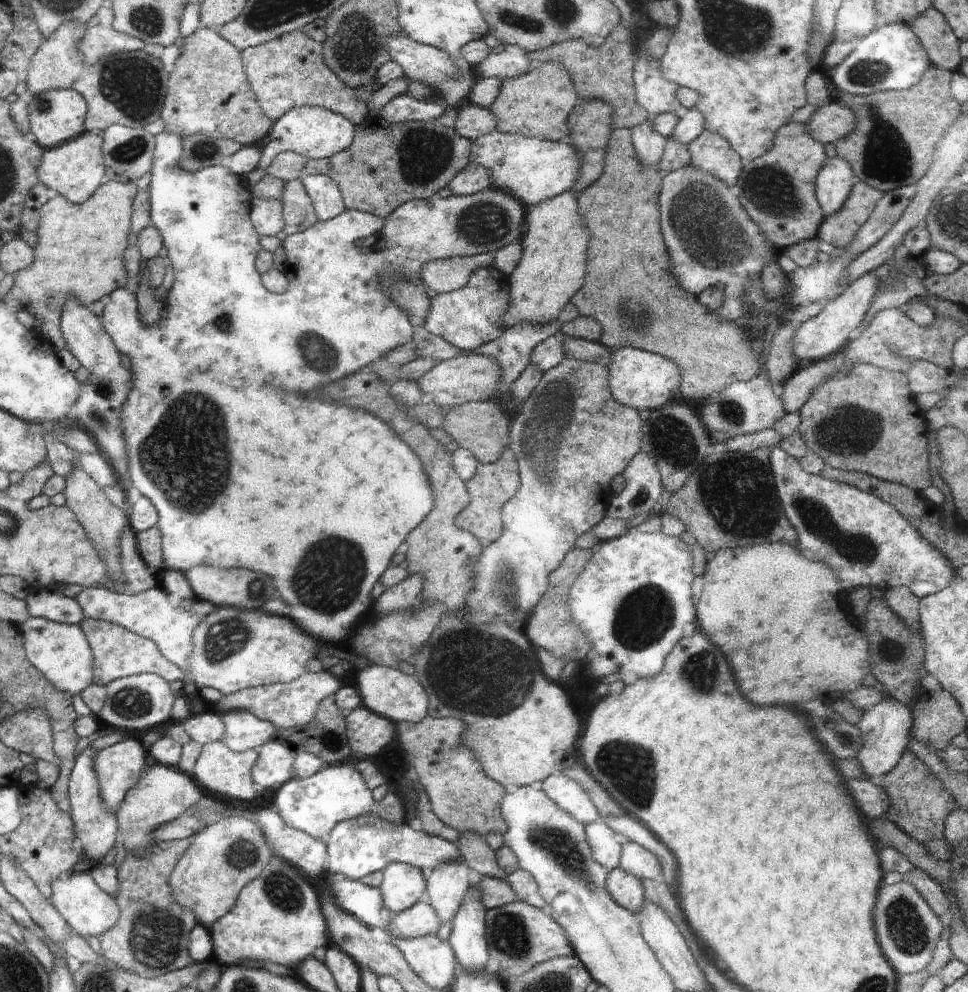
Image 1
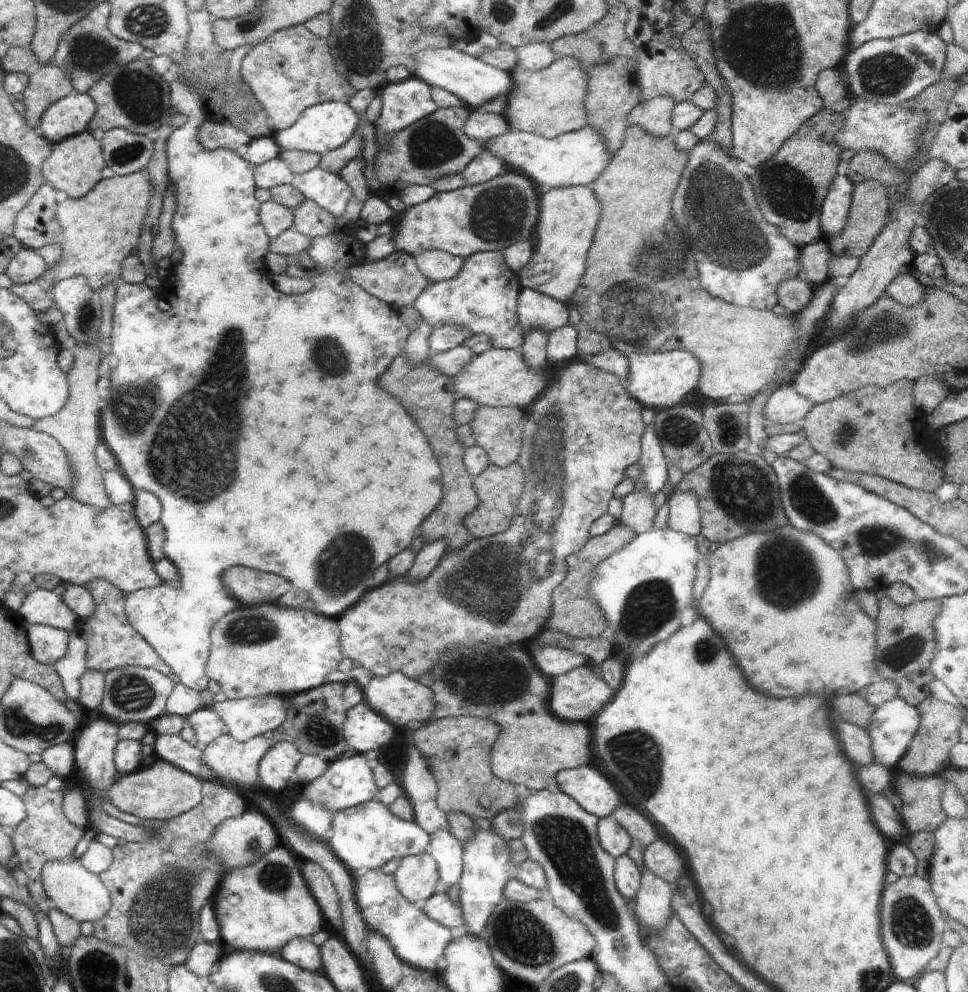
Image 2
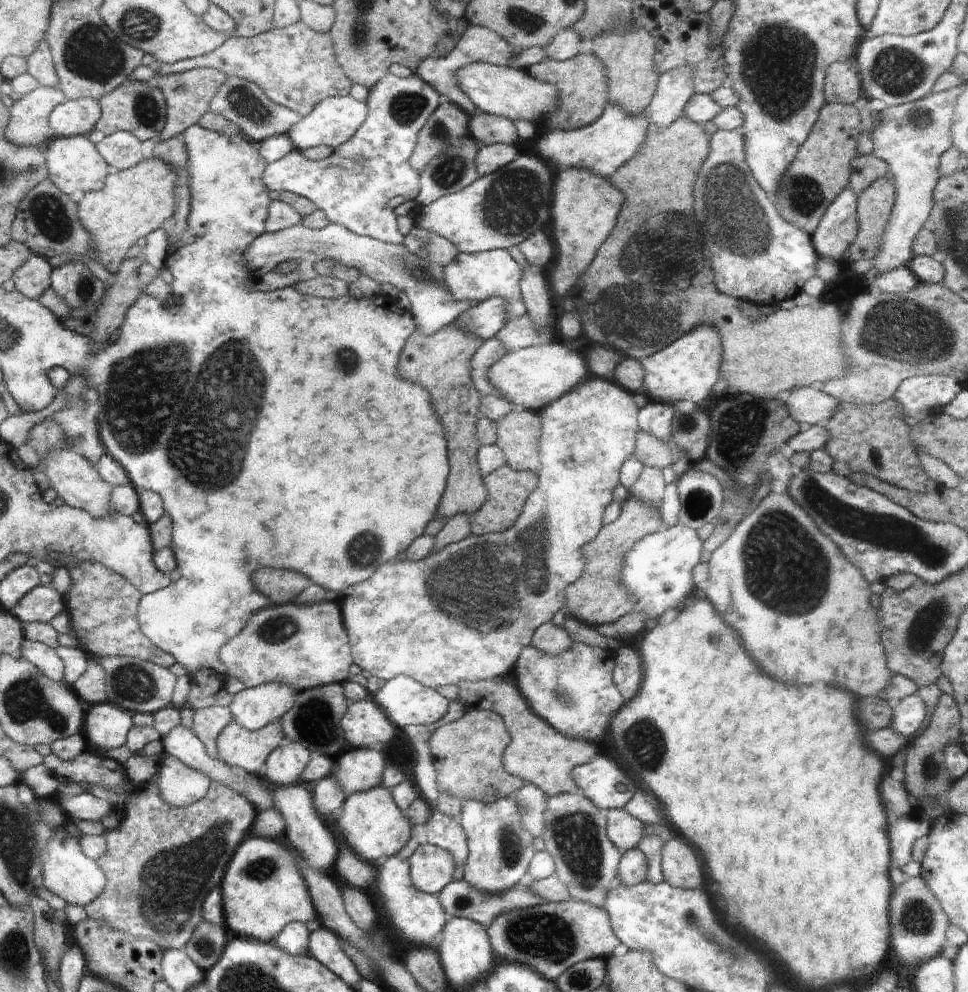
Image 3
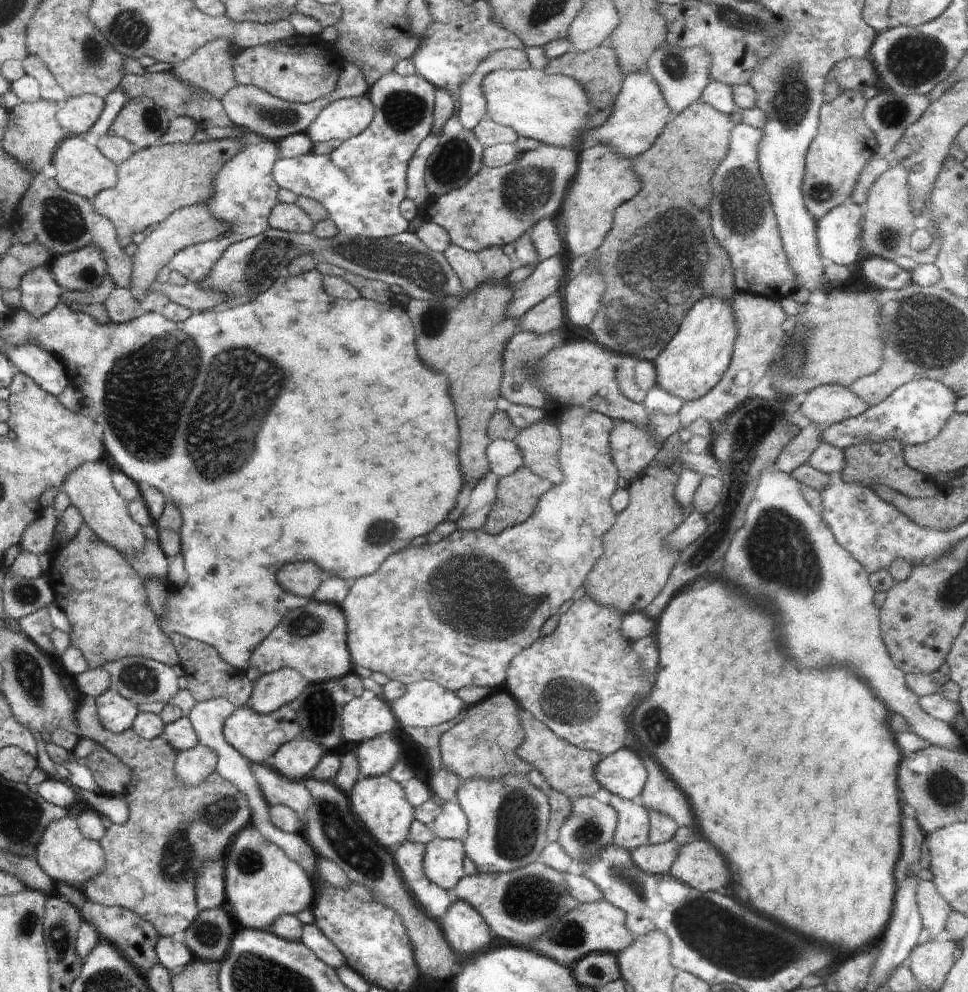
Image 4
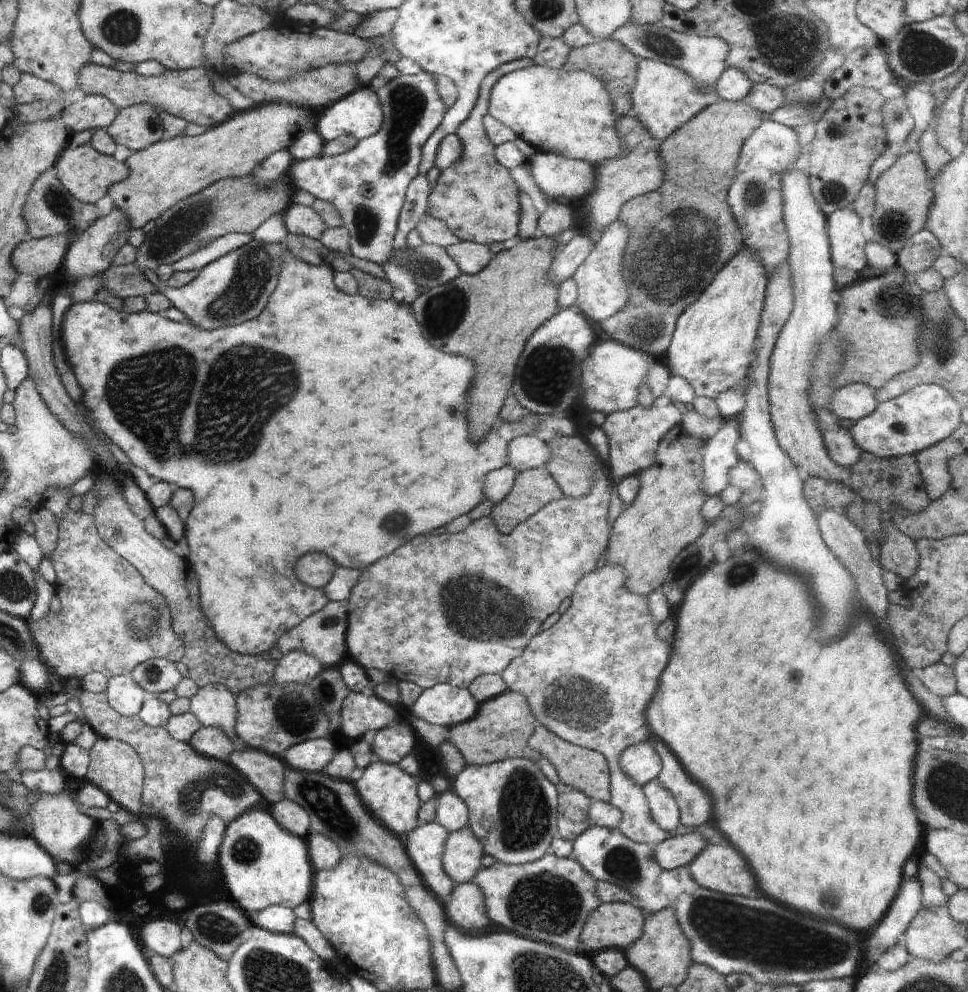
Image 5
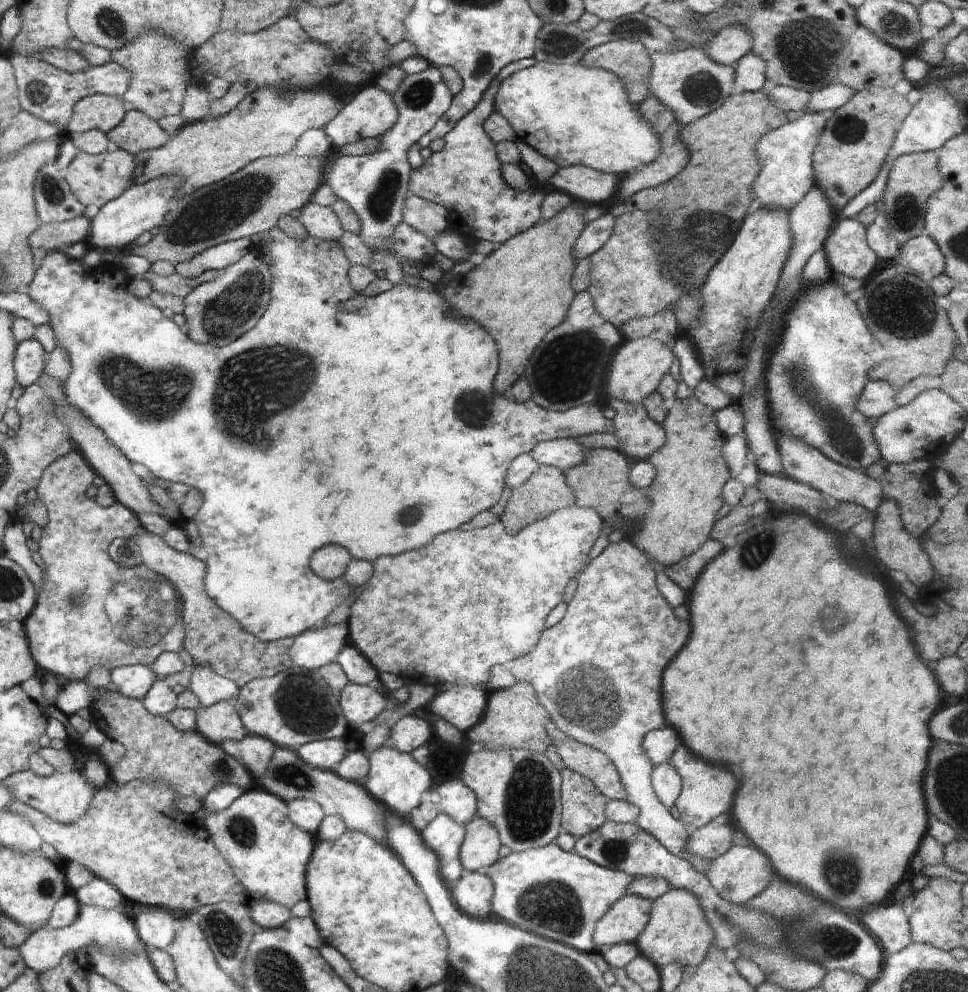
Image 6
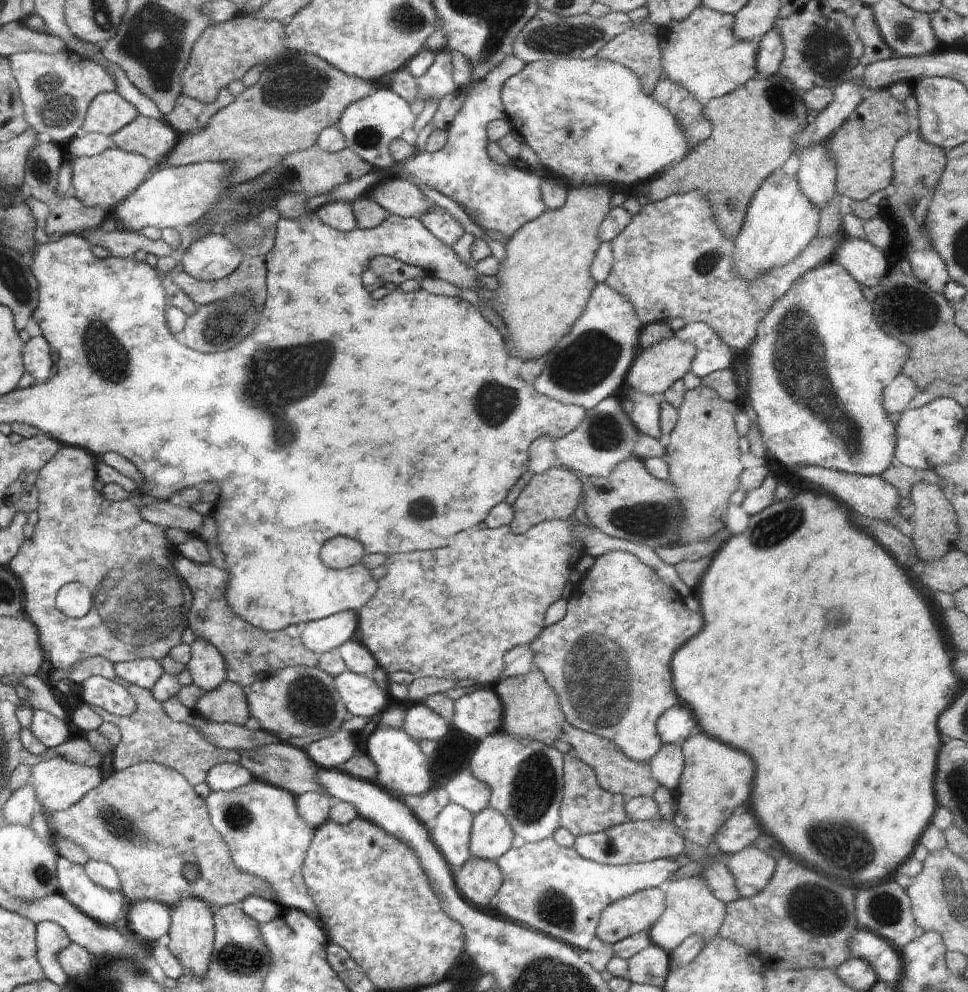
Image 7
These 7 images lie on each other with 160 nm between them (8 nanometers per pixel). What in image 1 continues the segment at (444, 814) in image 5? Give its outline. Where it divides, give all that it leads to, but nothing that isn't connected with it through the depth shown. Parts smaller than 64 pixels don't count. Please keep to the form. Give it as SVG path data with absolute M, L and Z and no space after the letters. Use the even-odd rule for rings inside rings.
M454 859L437 864L426 879L426 900L436 909L443 924L454 918L466 891L469 866L464 859Z

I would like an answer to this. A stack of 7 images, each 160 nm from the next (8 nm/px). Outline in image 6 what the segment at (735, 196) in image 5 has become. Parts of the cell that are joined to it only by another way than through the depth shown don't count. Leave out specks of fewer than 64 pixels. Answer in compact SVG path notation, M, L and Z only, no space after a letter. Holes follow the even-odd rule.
M808 112L794 122L787 121L758 140L756 154L760 158L760 172L752 186L754 209L786 210L786 214L789 214L814 186L812 154L818 147L818 138L824 132L824 124L828 122L826 118L830 114L831 112Z

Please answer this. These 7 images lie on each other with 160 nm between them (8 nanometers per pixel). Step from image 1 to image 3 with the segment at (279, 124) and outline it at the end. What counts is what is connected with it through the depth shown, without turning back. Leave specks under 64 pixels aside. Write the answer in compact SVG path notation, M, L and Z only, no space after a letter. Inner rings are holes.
M352 94L345 97L328 97L321 100L309 115L296 123L288 132L288 136L298 151L319 146L329 146L338 151L337 146L346 142L366 120L367 112L368 105L364 101L356 100Z

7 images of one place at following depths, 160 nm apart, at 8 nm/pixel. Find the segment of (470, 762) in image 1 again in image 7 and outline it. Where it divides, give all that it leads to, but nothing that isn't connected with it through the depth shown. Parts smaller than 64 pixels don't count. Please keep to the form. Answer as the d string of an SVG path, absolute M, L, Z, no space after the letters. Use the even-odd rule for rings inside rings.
M533 669L524 676L500 680L495 692L498 692L497 696L503 706L500 729L503 733L530 738L546 746L552 746L554 742L565 739L562 728L562 722L565 722L564 714L558 706L556 692L552 690L552 686L548 686L540 670Z

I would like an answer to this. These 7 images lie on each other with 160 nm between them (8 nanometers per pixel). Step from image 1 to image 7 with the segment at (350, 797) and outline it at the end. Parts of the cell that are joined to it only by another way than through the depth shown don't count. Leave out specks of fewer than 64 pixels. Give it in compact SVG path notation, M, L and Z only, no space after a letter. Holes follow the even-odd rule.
M419 702L407 710L402 728L414 742L436 742L450 730L450 723Z

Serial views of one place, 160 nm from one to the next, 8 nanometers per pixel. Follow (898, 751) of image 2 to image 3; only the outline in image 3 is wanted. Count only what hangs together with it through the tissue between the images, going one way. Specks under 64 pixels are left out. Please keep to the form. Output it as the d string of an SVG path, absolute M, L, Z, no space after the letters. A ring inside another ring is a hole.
M917 694L905 696L897 702L893 702L892 710L893 723L890 728L908 738L913 737L922 721L926 720L926 716L928 716L928 708Z

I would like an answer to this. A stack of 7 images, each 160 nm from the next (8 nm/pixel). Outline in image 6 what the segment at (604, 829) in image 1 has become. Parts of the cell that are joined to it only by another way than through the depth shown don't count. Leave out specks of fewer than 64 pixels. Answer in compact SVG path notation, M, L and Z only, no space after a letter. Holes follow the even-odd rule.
M628 538L608 544L602 554L596 556L578 576L578 590L570 600L562 622L545 629L532 652L516 658L510 664L509 671L516 682L528 682L532 686L538 702L560 732L604 752L612 760L620 782L626 788L626 802L638 808L634 826L648 832L673 856L688 860L703 874L710 861L686 854L689 835L681 822L673 818L671 811L666 810L666 806L656 798L651 782L652 760L642 748L642 738L648 732L667 725L663 711L662 672L690 636L690 624L686 620L678 620L674 610L660 596L656 576L660 577L658 562L648 558L648 554L644 554Z

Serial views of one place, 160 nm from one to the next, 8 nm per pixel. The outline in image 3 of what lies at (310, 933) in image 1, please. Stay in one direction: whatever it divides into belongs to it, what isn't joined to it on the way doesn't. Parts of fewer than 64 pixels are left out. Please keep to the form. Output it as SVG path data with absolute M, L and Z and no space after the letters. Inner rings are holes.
M246 838L233 854L221 880L225 926L234 936L272 941L288 924L317 919L304 877L296 870L292 855L266 838Z

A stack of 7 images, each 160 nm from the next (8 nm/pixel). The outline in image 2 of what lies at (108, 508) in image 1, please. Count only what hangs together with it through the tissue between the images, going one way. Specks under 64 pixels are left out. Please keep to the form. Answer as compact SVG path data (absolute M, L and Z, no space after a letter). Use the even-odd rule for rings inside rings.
M77 343L70 349L73 356L72 368L66 373L69 394L64 406L56 414L38 419L30 429L52 435L63 446L69 458L69 465L75 474L75 486L68 497L78 502L92 505L96 510L104 510L111 504L110 495L106 491L104 474L98 466L95 450L100 444L100 420L102 412L98 409L96 386L99 380L98 365L103 354L94 345Z

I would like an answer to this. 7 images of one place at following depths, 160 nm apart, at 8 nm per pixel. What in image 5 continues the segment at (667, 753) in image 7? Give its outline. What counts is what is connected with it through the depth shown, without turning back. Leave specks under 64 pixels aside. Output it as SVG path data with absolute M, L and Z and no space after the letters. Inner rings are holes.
M658 778L649 780L643 786L643 791L656 824L672 834L680 825L679 806L674 795L659 783Z

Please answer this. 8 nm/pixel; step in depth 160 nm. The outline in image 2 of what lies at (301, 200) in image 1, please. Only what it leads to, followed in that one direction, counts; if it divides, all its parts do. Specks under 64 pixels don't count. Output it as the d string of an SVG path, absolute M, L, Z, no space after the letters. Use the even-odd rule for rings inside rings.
M305 198L292 212L292 228L304 236L326 236L335 230L336 218L314 201Z

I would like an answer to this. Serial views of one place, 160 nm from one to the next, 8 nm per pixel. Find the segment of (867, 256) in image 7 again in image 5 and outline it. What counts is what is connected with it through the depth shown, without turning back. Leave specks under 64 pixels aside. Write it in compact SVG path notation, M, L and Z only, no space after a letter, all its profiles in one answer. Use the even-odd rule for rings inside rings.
M851 208L835 210L827 216L827 235L834 267L857 273L866 268L865 244L870 237L864 222Z

